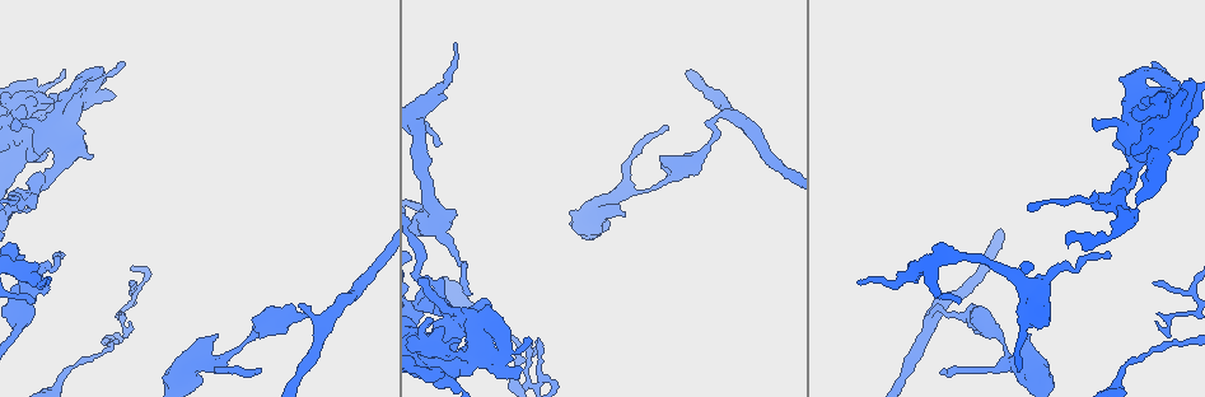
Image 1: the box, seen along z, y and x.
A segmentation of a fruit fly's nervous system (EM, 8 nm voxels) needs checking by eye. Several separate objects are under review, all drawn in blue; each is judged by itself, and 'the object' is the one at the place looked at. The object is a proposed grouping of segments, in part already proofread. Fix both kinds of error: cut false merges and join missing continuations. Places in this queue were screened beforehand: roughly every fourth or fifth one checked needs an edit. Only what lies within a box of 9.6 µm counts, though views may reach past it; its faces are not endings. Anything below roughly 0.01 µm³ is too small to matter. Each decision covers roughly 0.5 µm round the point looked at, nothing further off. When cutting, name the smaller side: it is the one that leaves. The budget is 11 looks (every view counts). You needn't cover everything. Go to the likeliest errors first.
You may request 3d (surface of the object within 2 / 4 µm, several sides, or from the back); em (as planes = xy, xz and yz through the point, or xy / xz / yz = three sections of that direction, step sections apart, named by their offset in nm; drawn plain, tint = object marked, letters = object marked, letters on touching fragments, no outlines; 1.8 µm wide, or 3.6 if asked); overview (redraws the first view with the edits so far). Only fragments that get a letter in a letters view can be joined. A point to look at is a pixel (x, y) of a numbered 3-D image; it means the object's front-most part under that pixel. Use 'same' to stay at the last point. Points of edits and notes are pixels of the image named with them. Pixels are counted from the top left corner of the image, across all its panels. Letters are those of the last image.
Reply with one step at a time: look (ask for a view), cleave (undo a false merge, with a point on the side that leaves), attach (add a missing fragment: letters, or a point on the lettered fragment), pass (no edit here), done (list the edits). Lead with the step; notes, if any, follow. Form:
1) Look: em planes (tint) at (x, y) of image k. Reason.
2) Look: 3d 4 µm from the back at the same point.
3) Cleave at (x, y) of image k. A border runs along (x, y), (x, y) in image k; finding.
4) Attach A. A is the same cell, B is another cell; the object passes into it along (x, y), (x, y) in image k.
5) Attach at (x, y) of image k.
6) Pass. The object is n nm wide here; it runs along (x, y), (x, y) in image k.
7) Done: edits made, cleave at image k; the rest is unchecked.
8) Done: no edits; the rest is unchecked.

Look: 3d 2 µm at (36, 185) of image 1. A fork.

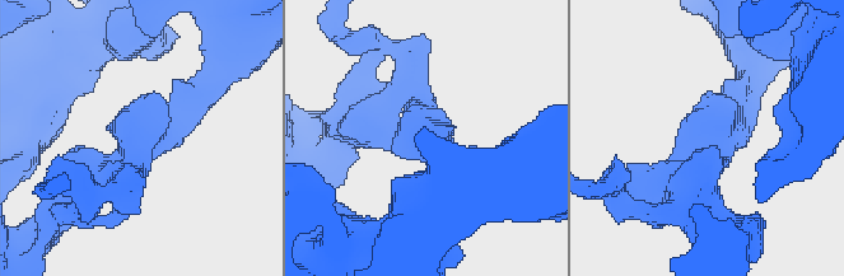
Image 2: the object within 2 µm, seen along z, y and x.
Look: em xz step 4 (tint) at (140, 139) of image 2. 3 arms meet here; the arms are 200, 240, 260 nm wide; shape alone is not enough.

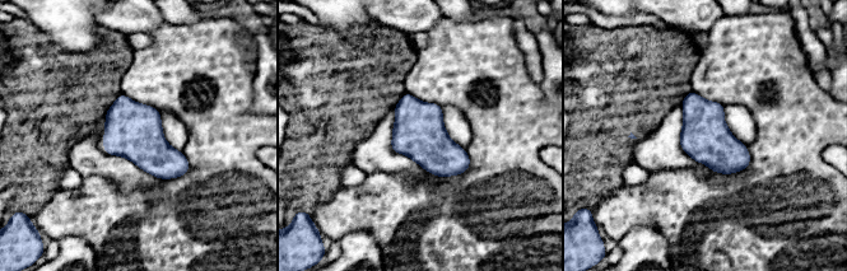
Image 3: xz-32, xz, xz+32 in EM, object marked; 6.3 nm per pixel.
Look: em planes (letters) at the same point. Another direction.

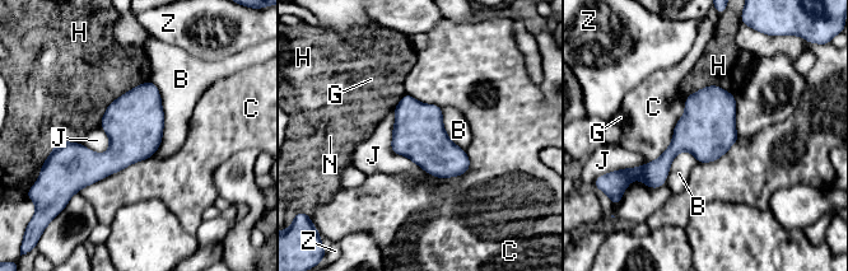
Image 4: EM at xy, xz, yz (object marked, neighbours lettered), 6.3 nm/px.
Pass. The object is 320 nm wide here; B, C, G, H, J, N and Z are other cells; one neuron here.

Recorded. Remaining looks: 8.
Look: em 3.6 µm planes (tint) at (897, 277) of image 1. Sudden change in width.

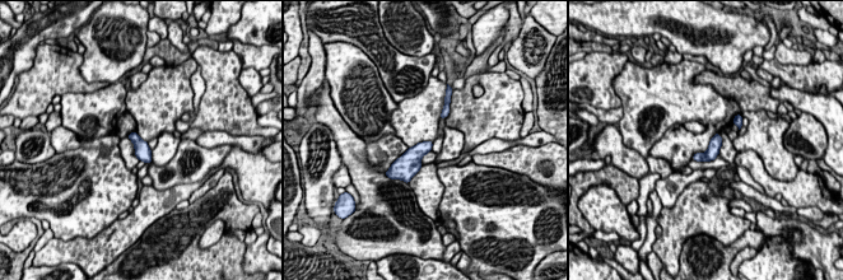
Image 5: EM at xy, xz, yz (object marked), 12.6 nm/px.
Look: em 3.6 µm planes (letters) at the same point.

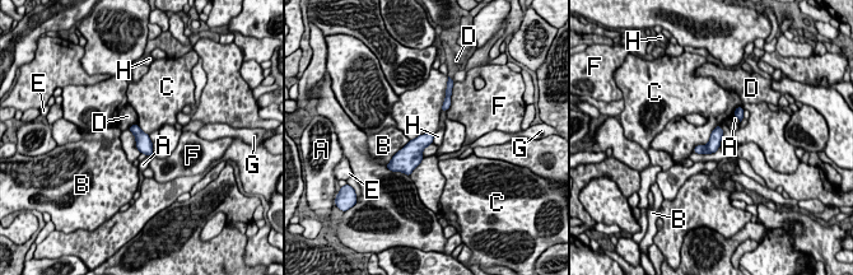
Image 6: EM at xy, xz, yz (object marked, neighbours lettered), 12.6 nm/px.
Pass. The object is 160 nm wide here; the longest contact is with B, 360 nm; A, B, C, D, E, F, G and H are other cells; continuous, no second neuron.

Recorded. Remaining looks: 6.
Look: em 3.6 µm xz step 4 (letters) at (1107, 255) of image 1. An open end.

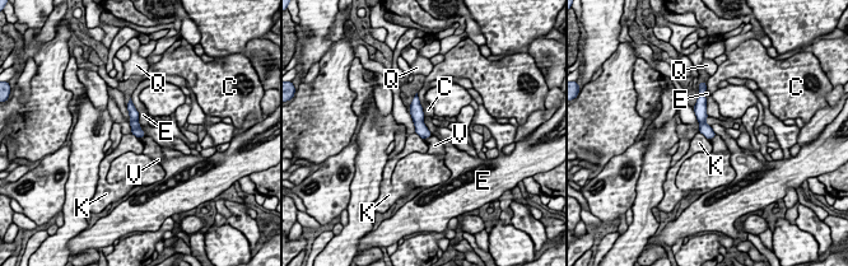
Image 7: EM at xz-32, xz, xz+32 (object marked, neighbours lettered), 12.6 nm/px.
Pass. C, E, K, Q and V are other cells; it runs along (700, 98), (702, 122), (711, 134) in image 7; no lettered fragment goes on from it.

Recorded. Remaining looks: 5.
Look: 3d 4 µm at (1004, 341) of image 1. Narrows sharply.

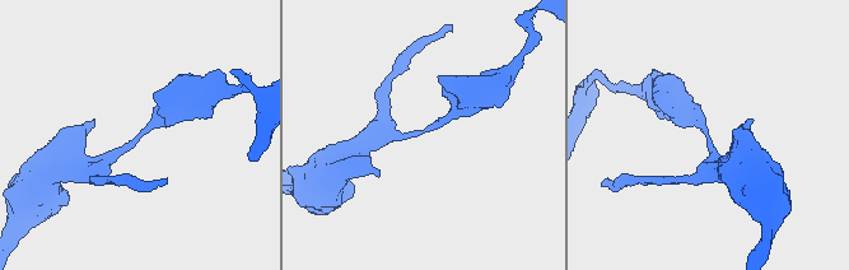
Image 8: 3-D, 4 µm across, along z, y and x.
Look: em planes (letters) at (707, 136) of image 8. The arms are 220, 220 nm wide.

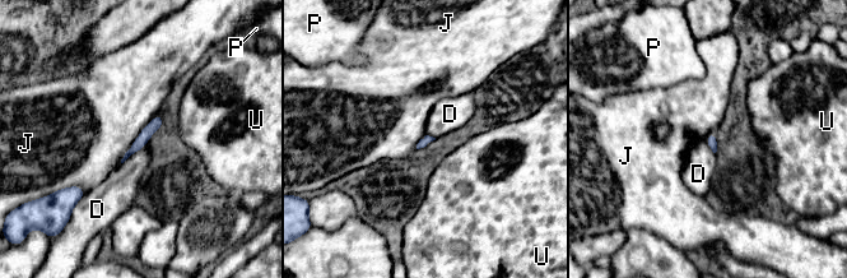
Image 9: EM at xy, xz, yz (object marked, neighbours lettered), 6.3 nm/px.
Pass. The object is 60 nm wide here; D, J, P and U are other cells; continuous, no second neuron.

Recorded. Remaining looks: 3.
Look: em planes (letters) at (32, 98) of image 1. Thick end.

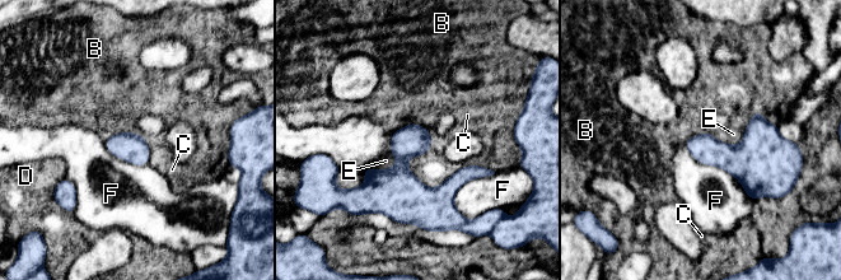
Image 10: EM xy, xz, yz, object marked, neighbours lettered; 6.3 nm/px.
Pass. The longest contact is with F, 600 nm; B, C, D, E and F are other cells; no lettered fragment goes on from it.

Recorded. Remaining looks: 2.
Done: no edits; the rest is unchecked.

